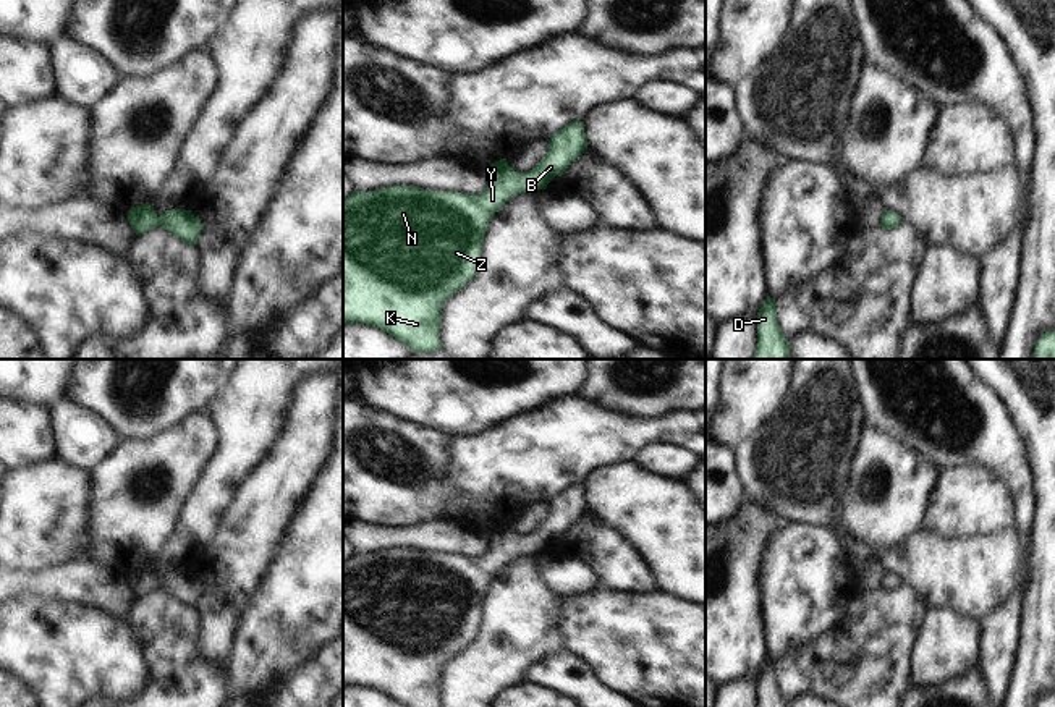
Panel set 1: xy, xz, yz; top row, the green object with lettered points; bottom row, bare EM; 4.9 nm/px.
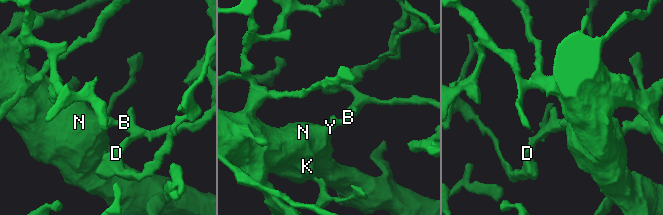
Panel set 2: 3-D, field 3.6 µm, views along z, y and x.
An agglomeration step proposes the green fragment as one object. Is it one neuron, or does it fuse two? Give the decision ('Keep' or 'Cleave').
Keep.

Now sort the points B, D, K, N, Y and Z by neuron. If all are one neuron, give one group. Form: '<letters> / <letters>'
B D K N Y Z

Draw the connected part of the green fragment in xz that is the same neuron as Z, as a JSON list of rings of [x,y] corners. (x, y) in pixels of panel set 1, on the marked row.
[[[583,121],[553,133],[547,155],[529,171],[515,171],[506,159],[490,165],[490,183],[479,194],[427,191],[406,184],[353,191],[343,202],[343,324],[367,324],[395,337],[413,353],[442,349],[442,304],[481,265],[489,222],[513,196],[545,189],[587,149]]]

